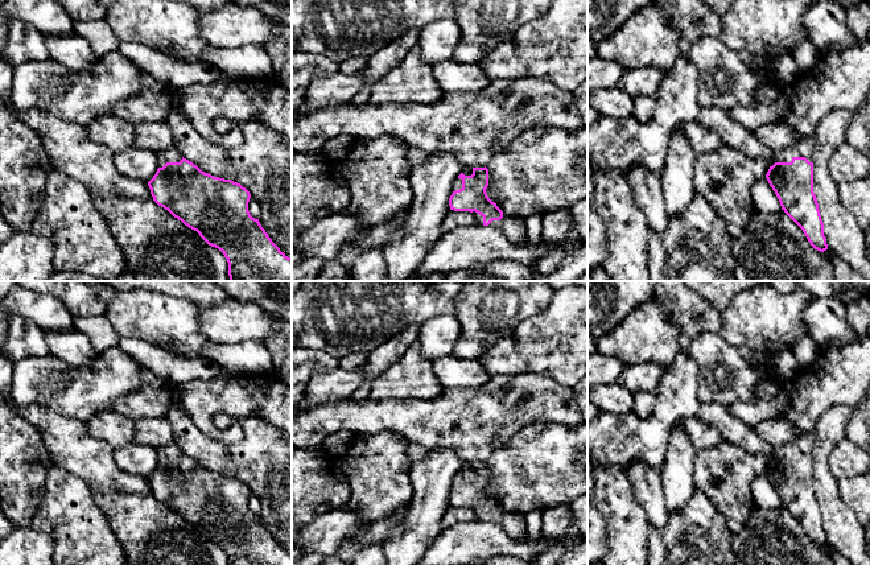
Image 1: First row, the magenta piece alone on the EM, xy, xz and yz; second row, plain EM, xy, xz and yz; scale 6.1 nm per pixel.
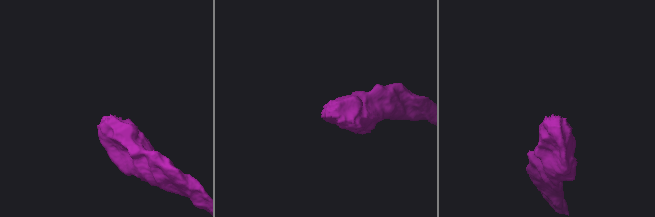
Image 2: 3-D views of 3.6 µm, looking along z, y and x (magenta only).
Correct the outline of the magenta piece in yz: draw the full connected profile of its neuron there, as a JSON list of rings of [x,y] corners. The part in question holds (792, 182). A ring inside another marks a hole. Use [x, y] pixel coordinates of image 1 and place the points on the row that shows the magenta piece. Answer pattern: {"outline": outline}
{"outline": [[[812,136],[775,152],[774,165],[770,166],[766,178],[782,210],[803,230],[811,246],[824,252],[828,244],[813,193],[813,152]]]}

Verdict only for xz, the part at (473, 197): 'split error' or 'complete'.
split error

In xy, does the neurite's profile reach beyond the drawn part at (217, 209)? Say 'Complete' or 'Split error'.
Split error

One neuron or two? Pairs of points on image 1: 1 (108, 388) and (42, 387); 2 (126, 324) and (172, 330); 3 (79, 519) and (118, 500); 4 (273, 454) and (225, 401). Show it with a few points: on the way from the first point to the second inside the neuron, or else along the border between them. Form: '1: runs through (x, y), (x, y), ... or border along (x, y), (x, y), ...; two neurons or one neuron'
1: runs through (93, 388), (58, 387); one neuron
2: runs through (137, 324), (160, 324); one neuron
3: border along (85, 481), (94, 503), (115, 535); two neurons
4: border along (272, 424), (247, 416), (239, 441), (218, 440); two neurons

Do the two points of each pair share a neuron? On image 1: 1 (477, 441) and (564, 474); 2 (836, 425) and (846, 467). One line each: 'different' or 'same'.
1: different
2: different

